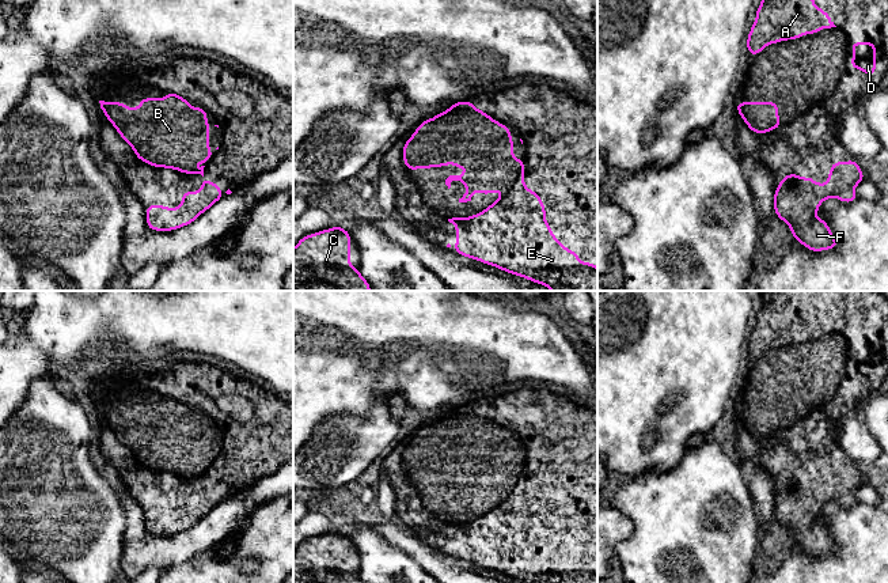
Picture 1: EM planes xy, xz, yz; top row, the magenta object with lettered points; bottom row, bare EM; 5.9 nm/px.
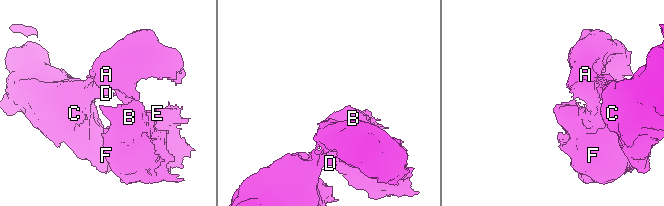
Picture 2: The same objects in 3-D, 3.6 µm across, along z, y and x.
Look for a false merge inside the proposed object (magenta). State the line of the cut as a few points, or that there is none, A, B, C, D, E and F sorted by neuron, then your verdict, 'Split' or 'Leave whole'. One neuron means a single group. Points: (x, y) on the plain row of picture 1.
No split. Groups: A B C D E F. Leave whole

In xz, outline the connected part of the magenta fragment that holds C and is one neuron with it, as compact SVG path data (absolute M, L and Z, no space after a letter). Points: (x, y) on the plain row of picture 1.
M337 530L303 541L293 552L293 583L364 583L350 571L350 544Z

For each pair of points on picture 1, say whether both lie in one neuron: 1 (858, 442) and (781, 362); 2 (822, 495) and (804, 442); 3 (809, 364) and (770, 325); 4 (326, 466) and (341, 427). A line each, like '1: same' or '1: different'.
1: different
2: same
3: same
4: same

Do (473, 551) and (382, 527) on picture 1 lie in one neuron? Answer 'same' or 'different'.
different

